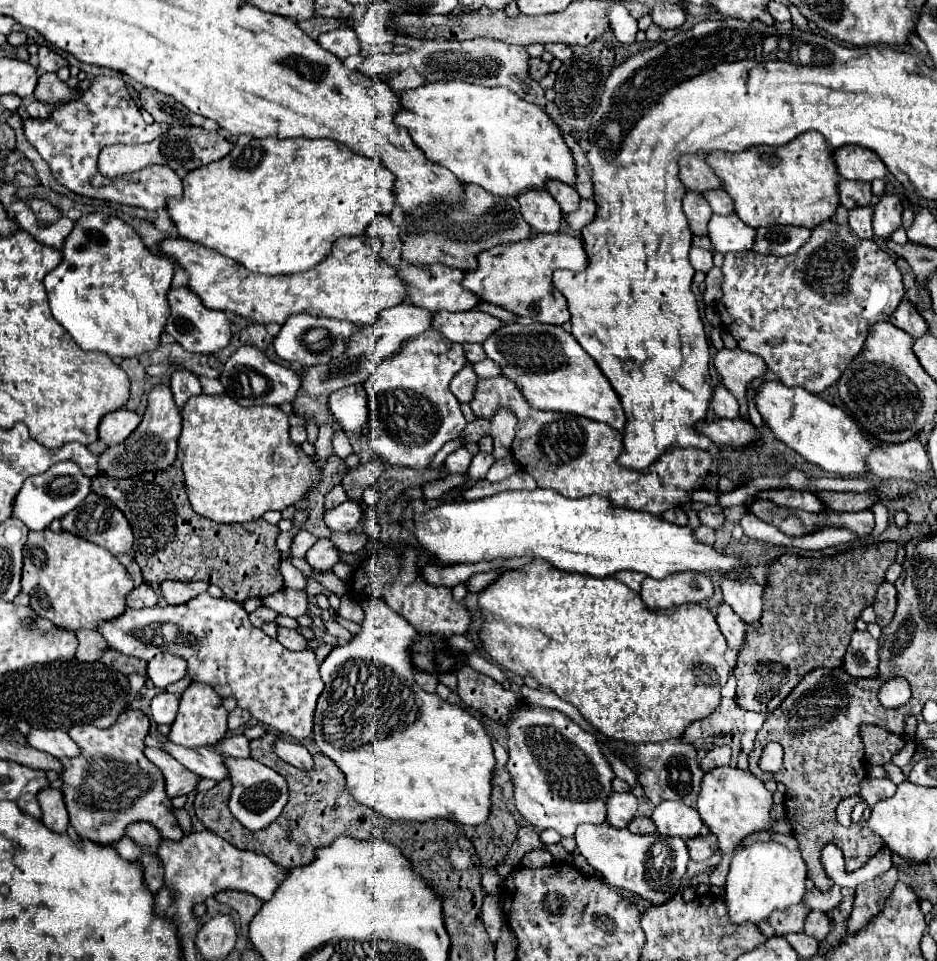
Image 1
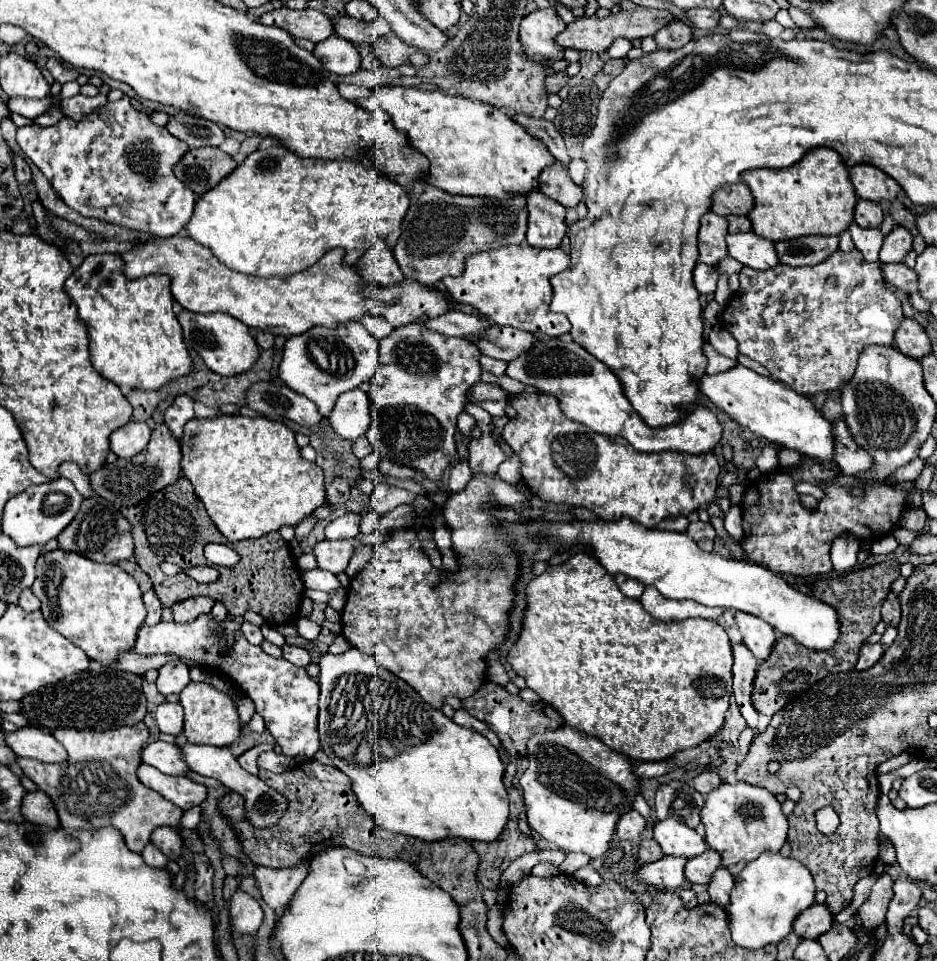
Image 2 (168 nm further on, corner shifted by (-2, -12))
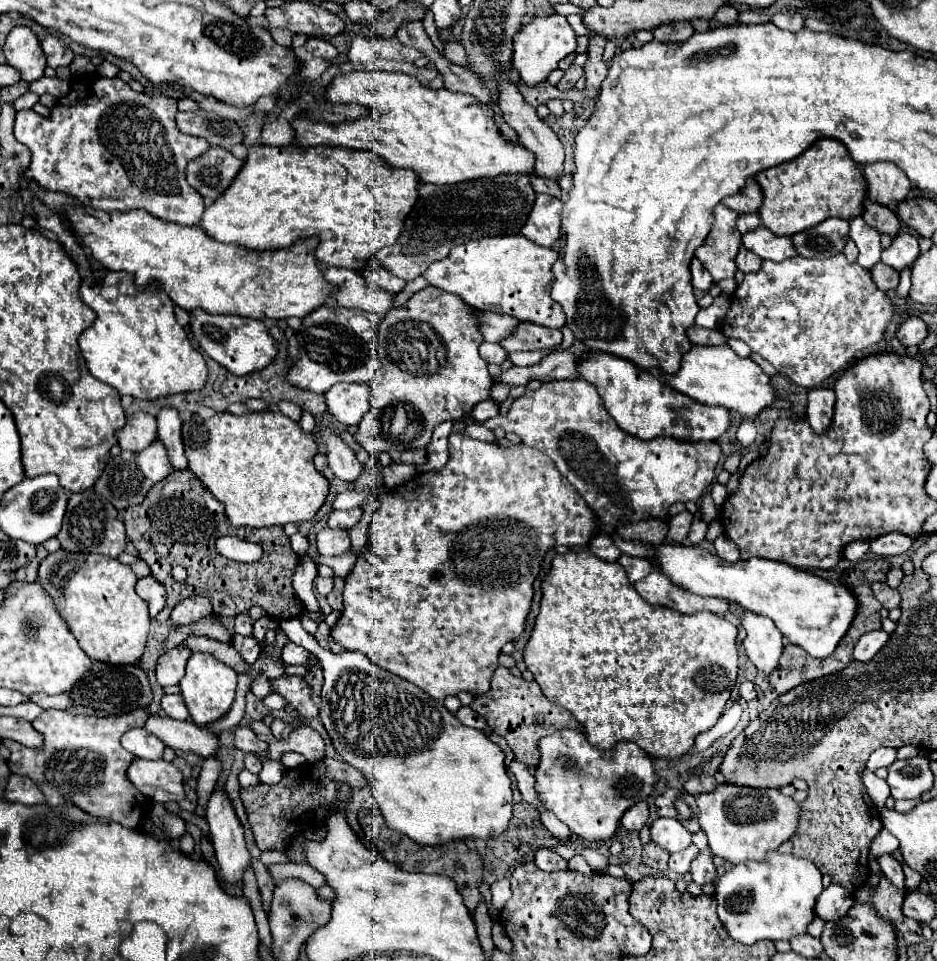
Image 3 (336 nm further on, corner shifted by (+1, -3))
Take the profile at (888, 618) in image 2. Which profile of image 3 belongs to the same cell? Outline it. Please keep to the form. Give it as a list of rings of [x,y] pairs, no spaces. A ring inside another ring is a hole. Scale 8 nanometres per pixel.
[[[876,582],[876,584],[872,584],[872,592],[874,592],[874,596],[878,598],[878,602],[884,608],[892,610],[892,608],[898,608],[900,606],[900,594],[898,594],[896,588],[890,588],[888,584]]]

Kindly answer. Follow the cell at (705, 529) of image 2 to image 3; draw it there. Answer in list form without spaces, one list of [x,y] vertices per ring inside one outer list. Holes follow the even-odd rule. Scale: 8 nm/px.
[[[688,510],[680,512],[678,516],[672,518],[670,530],[668,530],[668,536],[666,536],[666,538],[672,540],[672,542],[678,542],[678,544],[680,544],[680,542],[686,542],[692,522],[694,522],[694,514],[690,514]]]

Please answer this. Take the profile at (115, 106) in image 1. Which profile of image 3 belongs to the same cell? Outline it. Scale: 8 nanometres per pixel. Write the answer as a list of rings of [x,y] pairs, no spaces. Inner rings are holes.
[[[98,74],[82,76],[72,86],[70,94],[56,102],[48,118],[36,114],[34,110],[22,110],[16,114],[14,136],[32,152],[32,162],[24,178],[34,178],[42,188],[66,192],[80,204],[96,210],[130,212],[142,208],[160,220],[196,226],[204,212],[204,198],[186,182],[184,168],[192,158],[206,152],[210,144],[202,138],[182,134],[174,120],[176,112],[174,98],[134,92],[118,78],[102,78]],[[78,84],[98,84],[98,88],[94,86],[90,96],[80,98]]]

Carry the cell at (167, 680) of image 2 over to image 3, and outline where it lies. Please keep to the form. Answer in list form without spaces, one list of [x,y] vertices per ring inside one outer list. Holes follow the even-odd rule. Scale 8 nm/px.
[[[178,646],[170,652],[166,652],[164,656],[158,658],[158,666],[156,666],[156,678],[162,686],[172,686],[178,684],[184,678],[184,666],[190,658],[190,650],[186,650],[184,646]]]

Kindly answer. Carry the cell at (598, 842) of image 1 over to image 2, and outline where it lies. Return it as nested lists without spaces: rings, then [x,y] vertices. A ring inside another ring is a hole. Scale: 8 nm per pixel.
[[[665,855],[661,861],[639,867],[635,873],[637,873],[639,881],[643,881],[645,885],[651,885],[651,887],[657,887],[663,891],[667,891],[667,889],[671,891],[671,889],[683,885],[685,863],[687,863],[685,857],[667,857]]]

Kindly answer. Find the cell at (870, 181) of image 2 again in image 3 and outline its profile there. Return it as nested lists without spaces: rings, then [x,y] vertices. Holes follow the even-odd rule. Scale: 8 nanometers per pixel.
[[[876,162],[872,166],[864,166],[868,196],[878,204],[888,204],[890,200],[904,200],[910,194],[910,180],[900,172],[900,168],[888,162]]]

